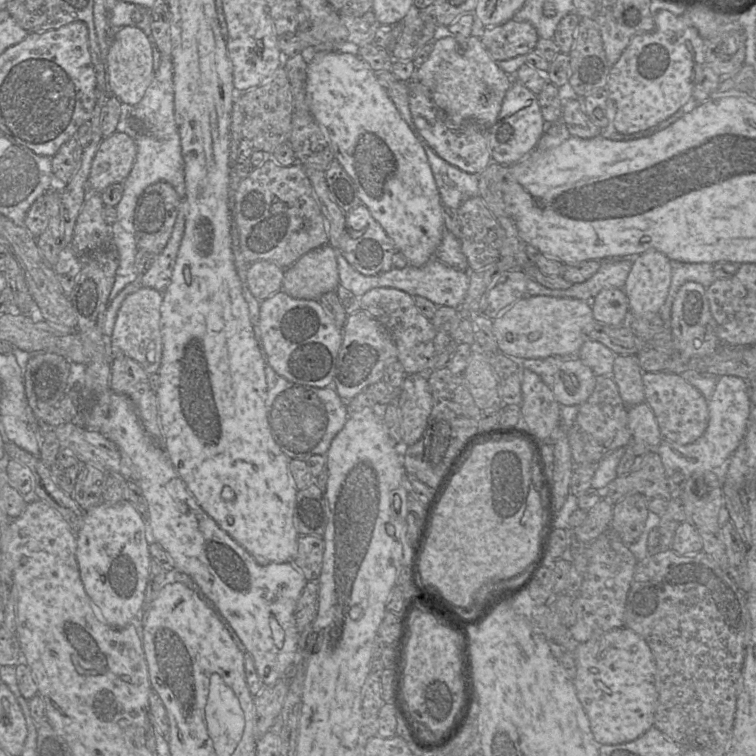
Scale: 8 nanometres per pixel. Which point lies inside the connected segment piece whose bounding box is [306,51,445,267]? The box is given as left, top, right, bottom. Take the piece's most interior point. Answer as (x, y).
(369, 138)

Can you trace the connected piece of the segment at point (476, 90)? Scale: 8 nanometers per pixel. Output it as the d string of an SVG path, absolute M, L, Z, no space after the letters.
M453 35L436 40L430 56L416 69L413 79L428 89L433 102L454 123L475 122L486 130L497 122L503 99L513 82L513 77L501 70L481 39L473 35L466 42L459 42Z

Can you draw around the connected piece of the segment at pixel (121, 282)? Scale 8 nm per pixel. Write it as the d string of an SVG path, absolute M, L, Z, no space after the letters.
M161 55L158 70L136 105L122 104L121 119L117 131L128 134L136 144L136 158L129 175L123 181L122 198L115 206L116 221L111 226L111 242L117 249L119 265L115 281L108 297L110 304L128 284L139 281L140 274L135 266L138 247L135 239L134 210L139 196L156 182L169 183L181 199L185 196L184 162L181 154L180 137L174 115L173 65L171 55Z

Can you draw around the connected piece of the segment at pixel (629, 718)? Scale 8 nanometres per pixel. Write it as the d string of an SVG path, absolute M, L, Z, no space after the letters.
M627 627L614 628L579 643L573 684L599 745L631 742L654 726L658 701L657 666L645 640Z

